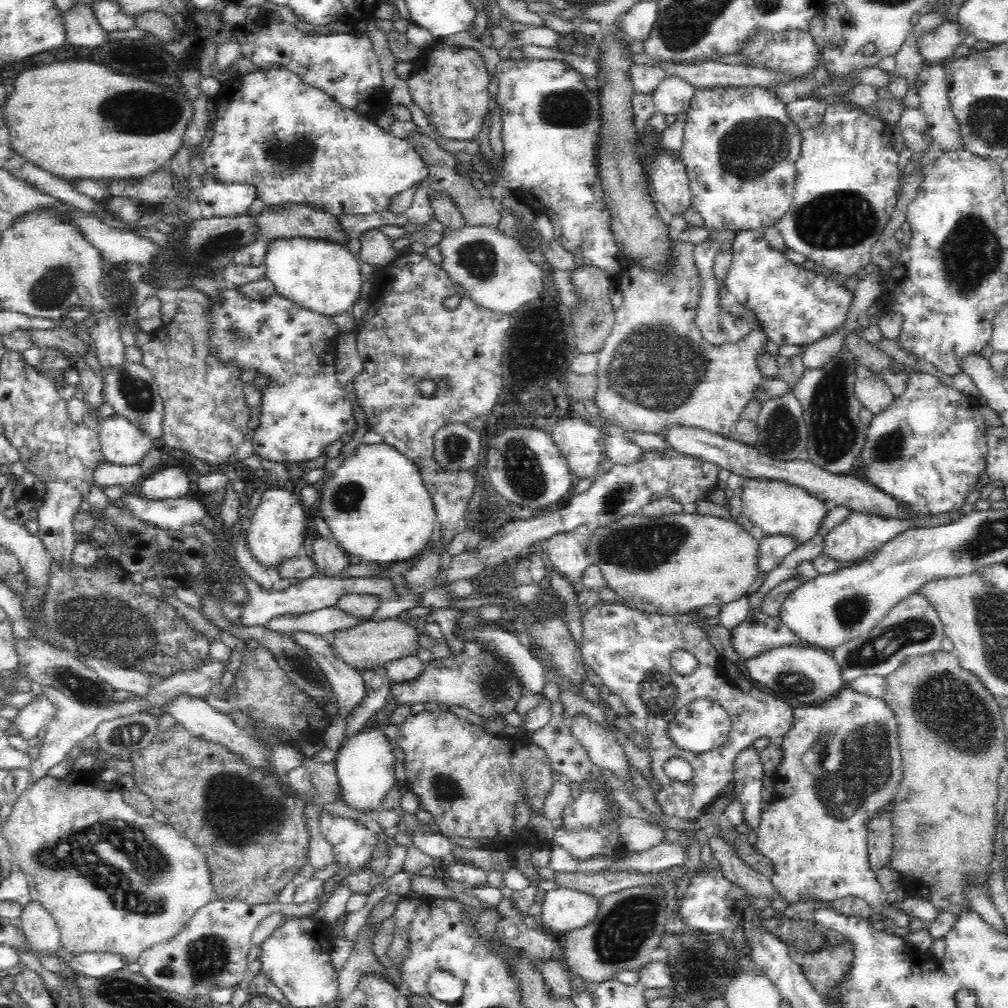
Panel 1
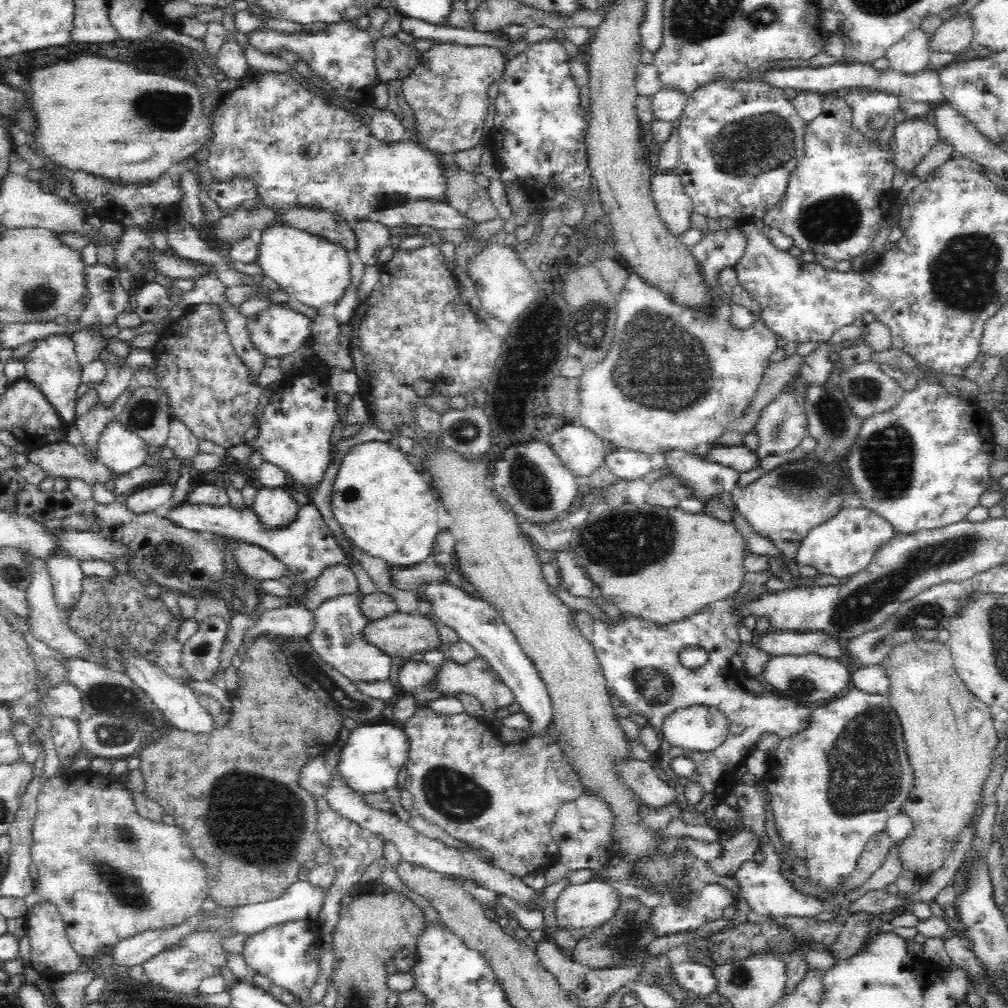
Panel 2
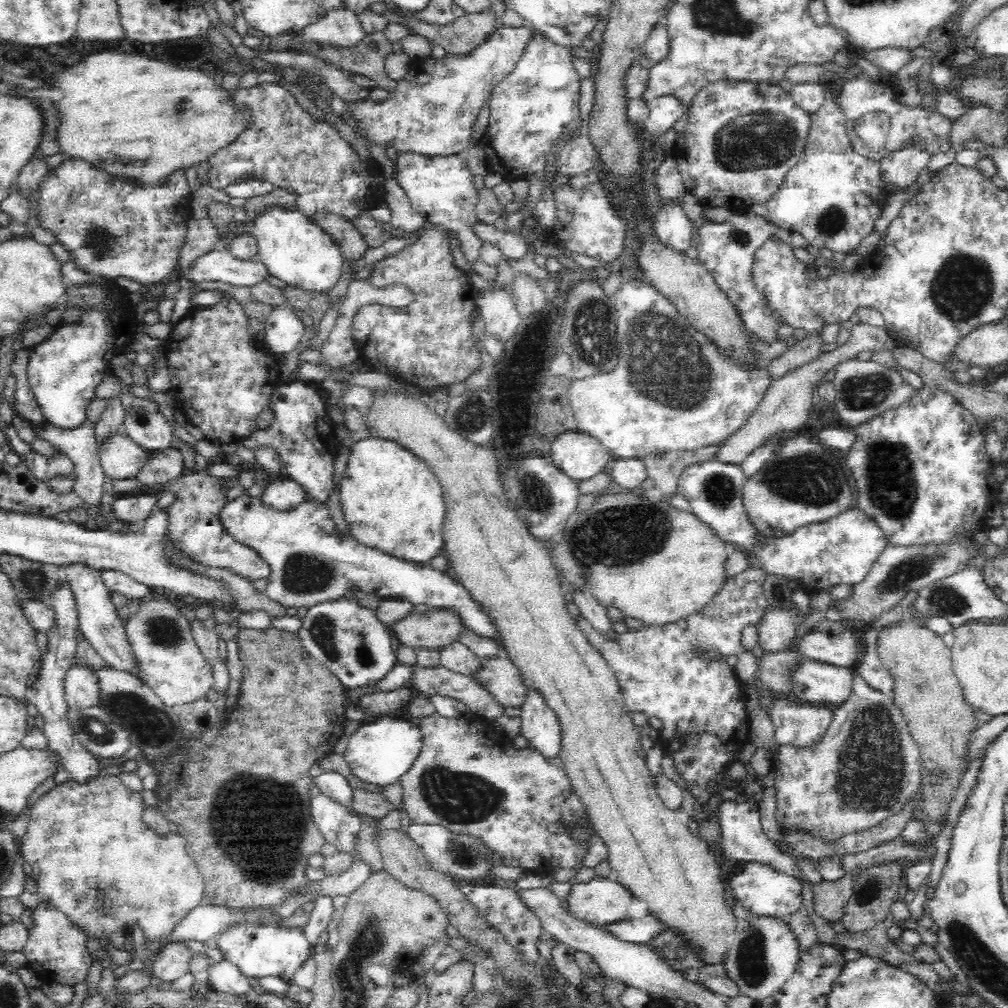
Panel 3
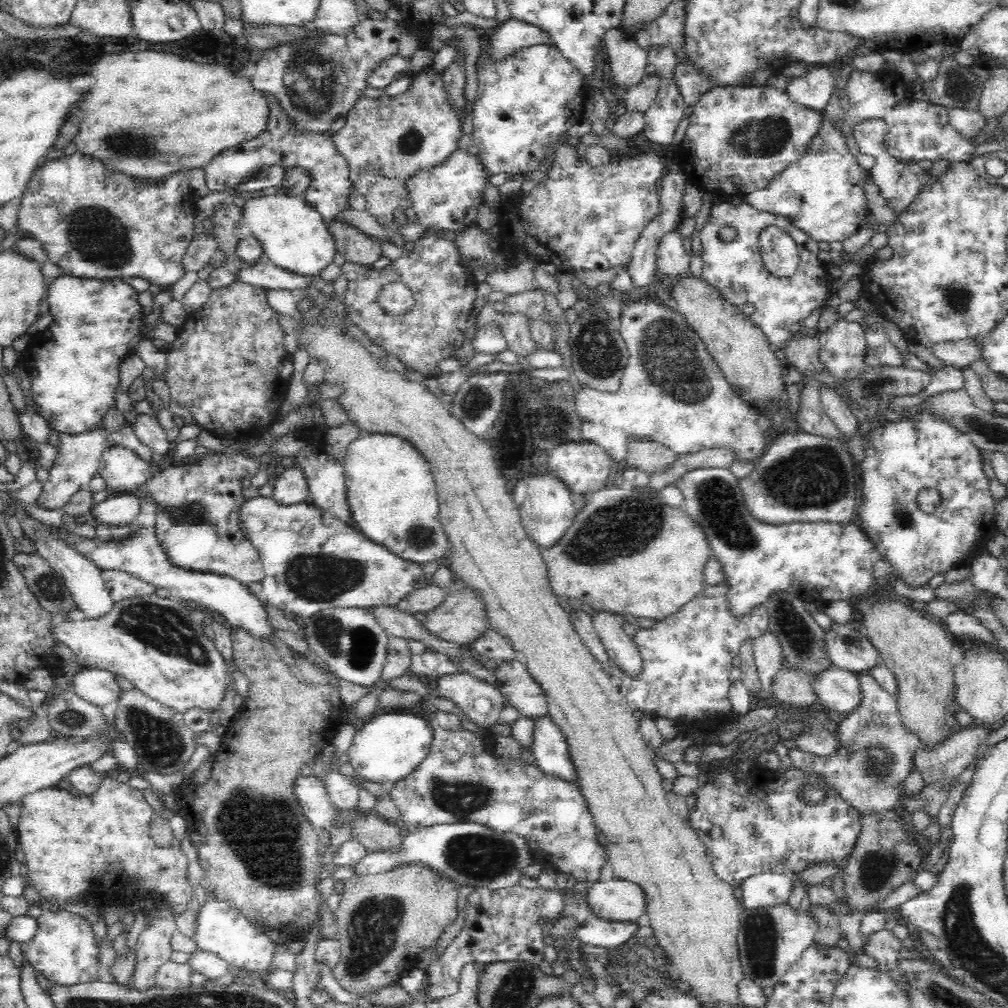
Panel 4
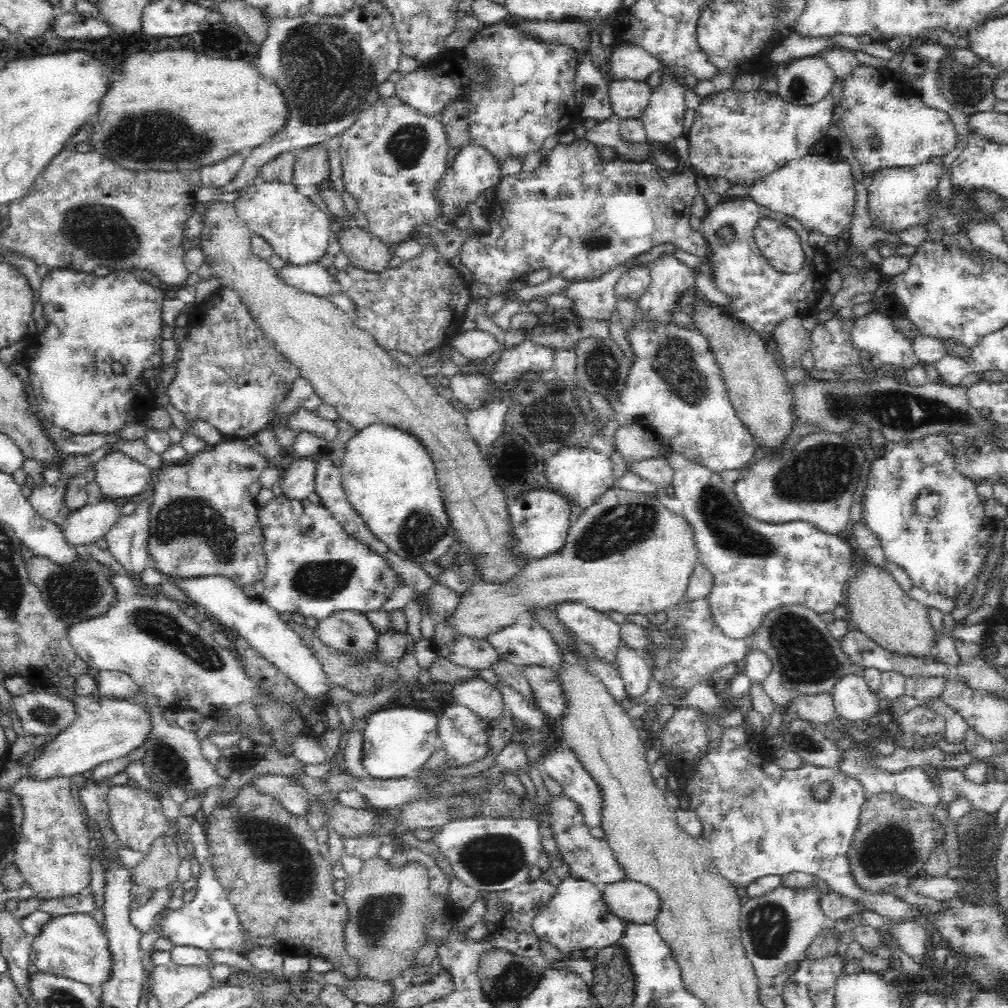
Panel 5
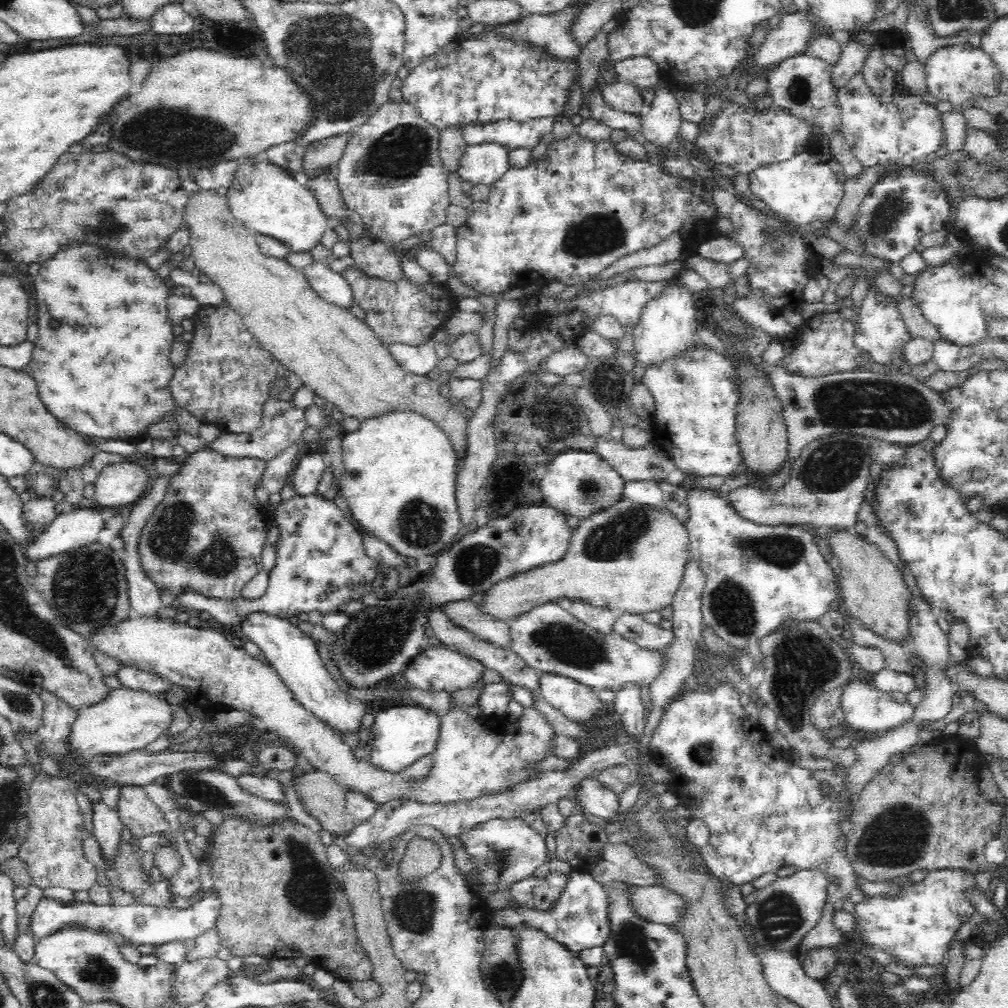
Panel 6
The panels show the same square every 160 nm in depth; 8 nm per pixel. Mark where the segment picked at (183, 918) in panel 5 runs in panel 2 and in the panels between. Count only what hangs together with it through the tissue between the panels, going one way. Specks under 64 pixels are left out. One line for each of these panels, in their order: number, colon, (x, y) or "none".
2: (287, 953)
3: (264, 950)
4: (219, 927)

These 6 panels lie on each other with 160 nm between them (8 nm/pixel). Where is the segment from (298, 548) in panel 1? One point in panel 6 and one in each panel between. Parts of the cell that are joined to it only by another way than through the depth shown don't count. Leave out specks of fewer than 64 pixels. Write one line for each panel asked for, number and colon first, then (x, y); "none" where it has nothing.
2: (275, 506)
3: (284, 495)
4: (291, 487)
5: (298, 481)
6: (307, 475)

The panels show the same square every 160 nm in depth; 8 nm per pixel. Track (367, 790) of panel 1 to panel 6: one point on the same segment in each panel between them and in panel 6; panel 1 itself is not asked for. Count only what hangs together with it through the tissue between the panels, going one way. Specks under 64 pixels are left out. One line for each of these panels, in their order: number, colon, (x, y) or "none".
2: (370, 760)
3: (379, 752)
4: (389, 746)
5: (398, 741)
6: (401, 735)

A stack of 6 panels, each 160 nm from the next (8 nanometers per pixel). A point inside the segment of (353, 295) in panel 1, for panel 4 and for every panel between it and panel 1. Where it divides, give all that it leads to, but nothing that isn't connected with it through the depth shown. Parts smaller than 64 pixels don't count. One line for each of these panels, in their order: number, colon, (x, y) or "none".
2: (310, 268)
3: (296, 250)
4: (294, 235)

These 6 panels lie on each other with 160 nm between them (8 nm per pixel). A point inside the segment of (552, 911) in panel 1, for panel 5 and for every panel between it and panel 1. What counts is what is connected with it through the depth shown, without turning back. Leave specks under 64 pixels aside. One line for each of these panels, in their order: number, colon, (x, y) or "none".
2: (589, 905)
3: (599, 901)
4: (617, 900)
5: (630, 901)

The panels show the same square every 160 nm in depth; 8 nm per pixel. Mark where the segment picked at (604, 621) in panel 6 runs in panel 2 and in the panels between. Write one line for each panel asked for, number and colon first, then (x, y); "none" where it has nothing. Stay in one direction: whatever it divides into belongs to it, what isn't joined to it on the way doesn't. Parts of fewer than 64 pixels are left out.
2: (640, 660)
3: (664, 671)
4: (687, 657)
5: (597, 628)

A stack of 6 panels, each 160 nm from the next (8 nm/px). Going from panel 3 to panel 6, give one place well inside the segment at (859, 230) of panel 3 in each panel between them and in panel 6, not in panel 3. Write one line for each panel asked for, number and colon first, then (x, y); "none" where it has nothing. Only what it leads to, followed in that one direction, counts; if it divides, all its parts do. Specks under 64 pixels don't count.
4: (822, 193)
5: (818, 190)
6: (807, 187)

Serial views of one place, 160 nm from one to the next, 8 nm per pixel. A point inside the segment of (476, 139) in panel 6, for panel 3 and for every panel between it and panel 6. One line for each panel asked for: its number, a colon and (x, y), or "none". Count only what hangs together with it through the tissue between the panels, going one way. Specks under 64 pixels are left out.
3: (534, 105)
4: (525, 100)
5: (532, 97)

